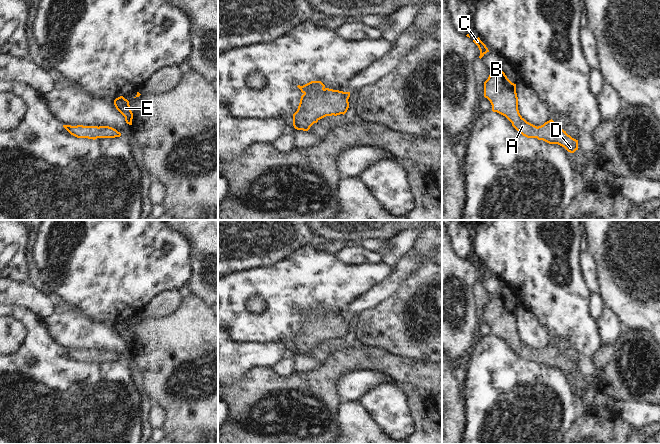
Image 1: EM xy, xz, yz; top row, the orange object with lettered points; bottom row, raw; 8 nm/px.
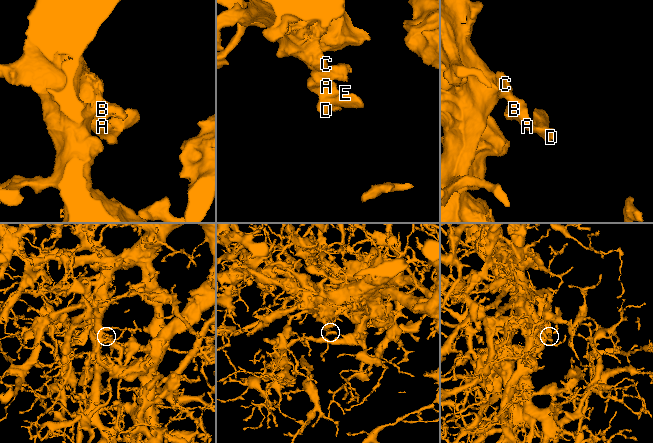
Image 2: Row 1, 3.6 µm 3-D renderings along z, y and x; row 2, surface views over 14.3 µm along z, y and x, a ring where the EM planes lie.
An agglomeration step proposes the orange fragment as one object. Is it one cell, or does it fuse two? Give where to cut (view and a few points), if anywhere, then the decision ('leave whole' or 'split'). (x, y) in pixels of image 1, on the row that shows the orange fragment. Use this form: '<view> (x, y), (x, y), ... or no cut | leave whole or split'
no cut | leave whole

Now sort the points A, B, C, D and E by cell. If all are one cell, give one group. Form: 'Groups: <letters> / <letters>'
Groups: A B C D E

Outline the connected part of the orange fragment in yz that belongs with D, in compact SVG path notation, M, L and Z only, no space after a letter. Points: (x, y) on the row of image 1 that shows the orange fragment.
M490 70L490 75L484 82L484 97L490 101L492 111L505 116L523 136L558 144L570 153L578 150L578 140L568 135L552 119L537 127L520 115L516 84L502 70Z

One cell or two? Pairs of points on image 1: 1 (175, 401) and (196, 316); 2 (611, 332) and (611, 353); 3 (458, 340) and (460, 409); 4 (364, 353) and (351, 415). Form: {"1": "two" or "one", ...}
{"1": "one", "2": "two", "3": "two", "4": "two"}

